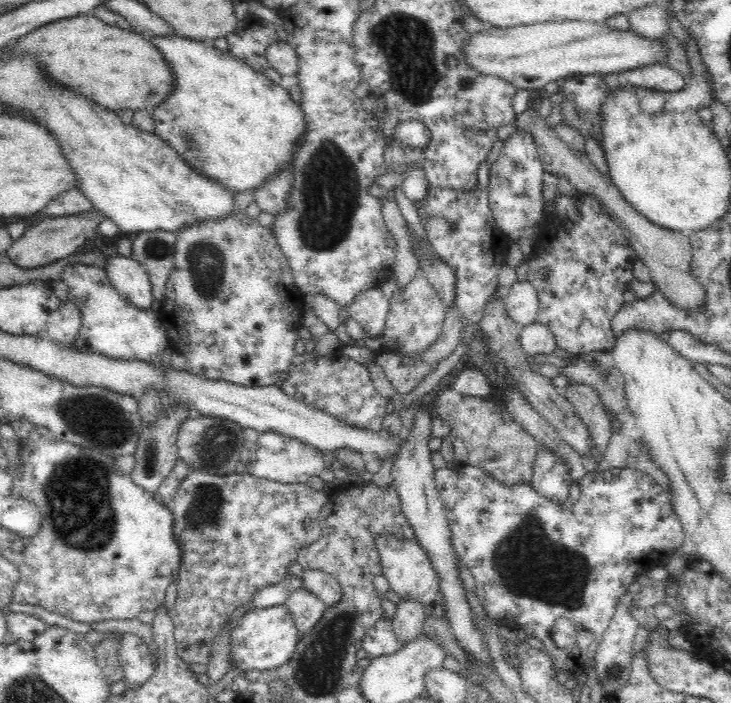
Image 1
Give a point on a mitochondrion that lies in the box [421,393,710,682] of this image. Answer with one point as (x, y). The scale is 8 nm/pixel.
(530, 563)

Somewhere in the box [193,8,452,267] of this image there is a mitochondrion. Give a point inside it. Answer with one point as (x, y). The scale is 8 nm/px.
(330, 184)

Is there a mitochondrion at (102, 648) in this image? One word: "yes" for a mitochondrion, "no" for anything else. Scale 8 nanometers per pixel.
no

